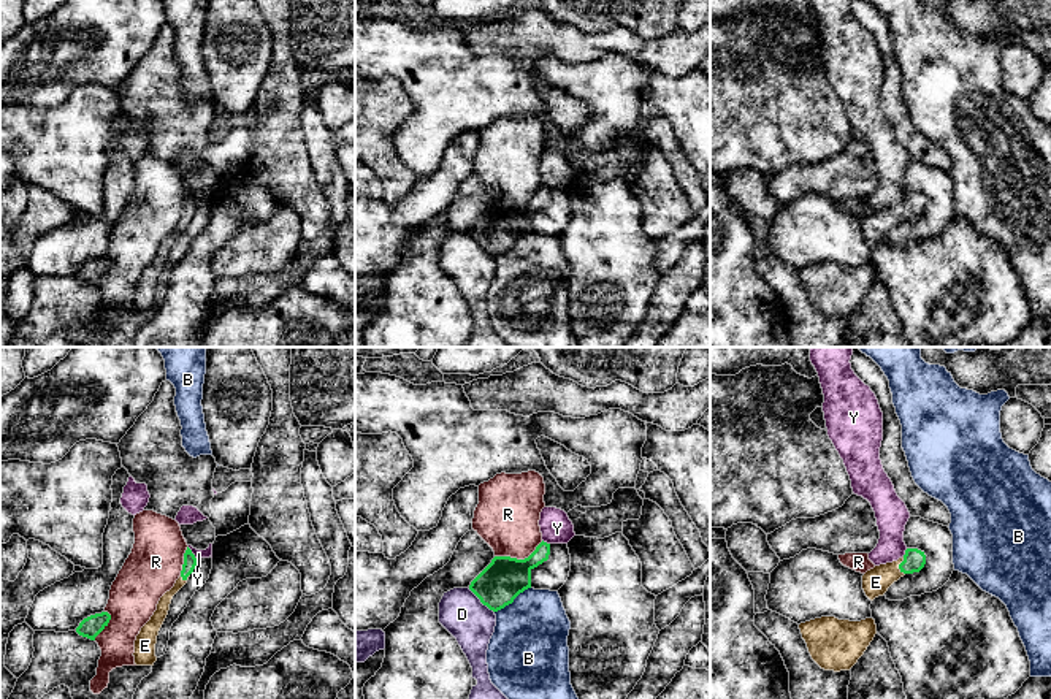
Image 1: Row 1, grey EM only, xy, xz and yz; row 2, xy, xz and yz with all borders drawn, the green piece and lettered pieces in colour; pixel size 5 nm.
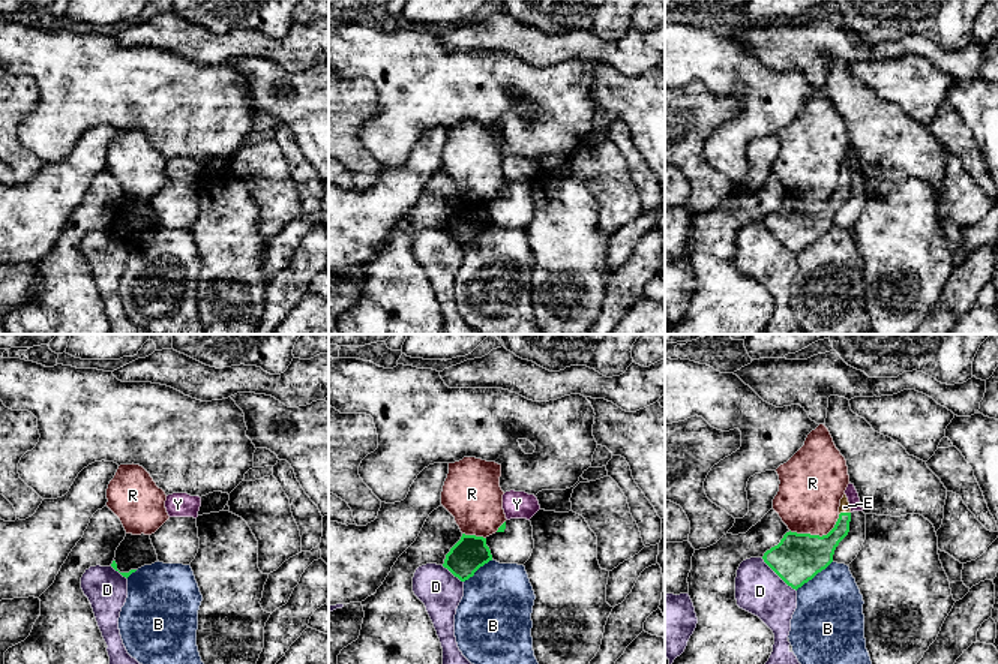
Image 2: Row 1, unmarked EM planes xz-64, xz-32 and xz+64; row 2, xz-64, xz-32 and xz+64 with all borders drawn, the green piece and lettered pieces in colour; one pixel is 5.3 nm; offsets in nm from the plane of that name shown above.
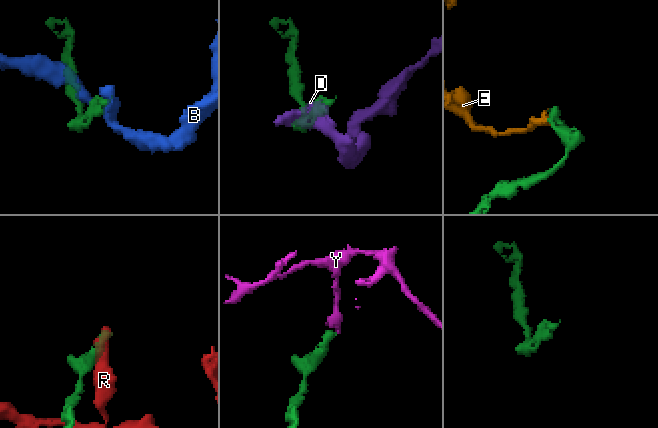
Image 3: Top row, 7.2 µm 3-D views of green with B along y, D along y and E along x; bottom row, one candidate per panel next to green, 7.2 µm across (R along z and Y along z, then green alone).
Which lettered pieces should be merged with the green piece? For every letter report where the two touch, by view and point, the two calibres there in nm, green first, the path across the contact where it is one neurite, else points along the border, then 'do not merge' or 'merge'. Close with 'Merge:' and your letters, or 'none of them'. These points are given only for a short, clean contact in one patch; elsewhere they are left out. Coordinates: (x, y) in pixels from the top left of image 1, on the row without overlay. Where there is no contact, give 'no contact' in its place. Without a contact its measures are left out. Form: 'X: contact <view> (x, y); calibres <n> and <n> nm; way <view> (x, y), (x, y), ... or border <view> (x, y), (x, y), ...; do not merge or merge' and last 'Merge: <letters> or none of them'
B: contact xz (512, 246); calibres 220 and 380 nm; do not merge
D: contact xz (481, 246); calibres 220 and 220 nm; do not merge
E: contact yz (899, 211); calibres 110 and 140 nm; merge
R: contact xz (519, 205); calibres 220 and 320 nm; do not merge
Y: contact xy (192, 198); calibres 70 and 50 nm; border xy (187, 192), (197, 203); do not merge
Merge: E

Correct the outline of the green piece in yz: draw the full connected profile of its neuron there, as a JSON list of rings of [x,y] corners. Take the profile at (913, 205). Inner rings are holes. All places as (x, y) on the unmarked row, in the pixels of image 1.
[[[907,193],[905,200],[897,206],[875,211],[862,220],[862,235],[873,246],[883,241],[888,233],[905,219],[919,217],[926,209],[924,197]]]

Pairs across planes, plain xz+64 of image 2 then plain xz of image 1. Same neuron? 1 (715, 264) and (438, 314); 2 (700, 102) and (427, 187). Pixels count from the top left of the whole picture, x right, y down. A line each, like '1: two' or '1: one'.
1: one
2: two

